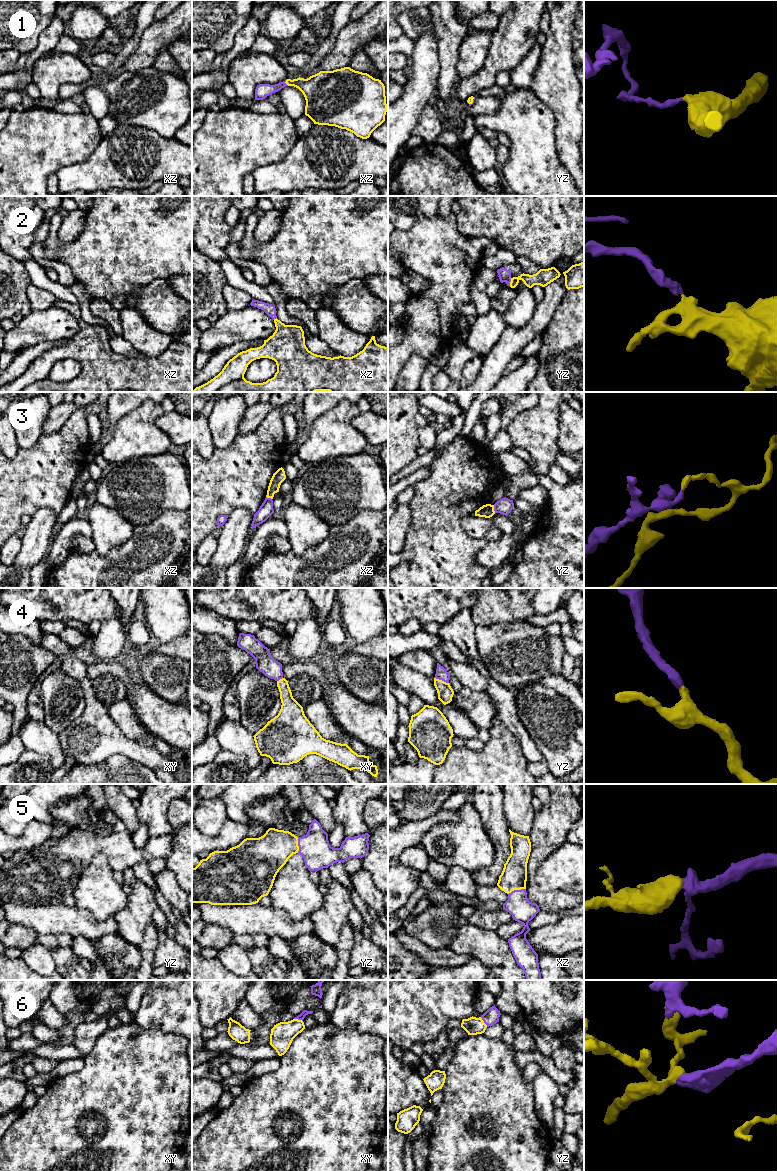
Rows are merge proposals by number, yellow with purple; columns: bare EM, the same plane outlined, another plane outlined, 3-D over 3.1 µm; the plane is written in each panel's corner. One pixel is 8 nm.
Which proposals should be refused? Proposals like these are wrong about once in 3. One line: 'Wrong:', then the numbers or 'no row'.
Wrong: 3

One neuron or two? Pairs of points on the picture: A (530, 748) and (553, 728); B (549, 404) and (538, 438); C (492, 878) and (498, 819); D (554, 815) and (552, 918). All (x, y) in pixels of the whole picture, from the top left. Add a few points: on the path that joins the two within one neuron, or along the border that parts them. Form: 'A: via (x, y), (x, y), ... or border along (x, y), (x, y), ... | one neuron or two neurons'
A: border along (522, 724), (544, 758) | two neurons
B: via (546, 412), (538, 430) | one neuron
C: via (499, 863), (501, 859), (501, 838), (499, 834) | one neuron
D: border along (540, 909), (546, 912), (557, 913) | two neurons

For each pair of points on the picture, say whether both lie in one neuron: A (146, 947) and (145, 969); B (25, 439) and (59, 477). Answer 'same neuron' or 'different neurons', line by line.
A: same neuron
B: different neurons

